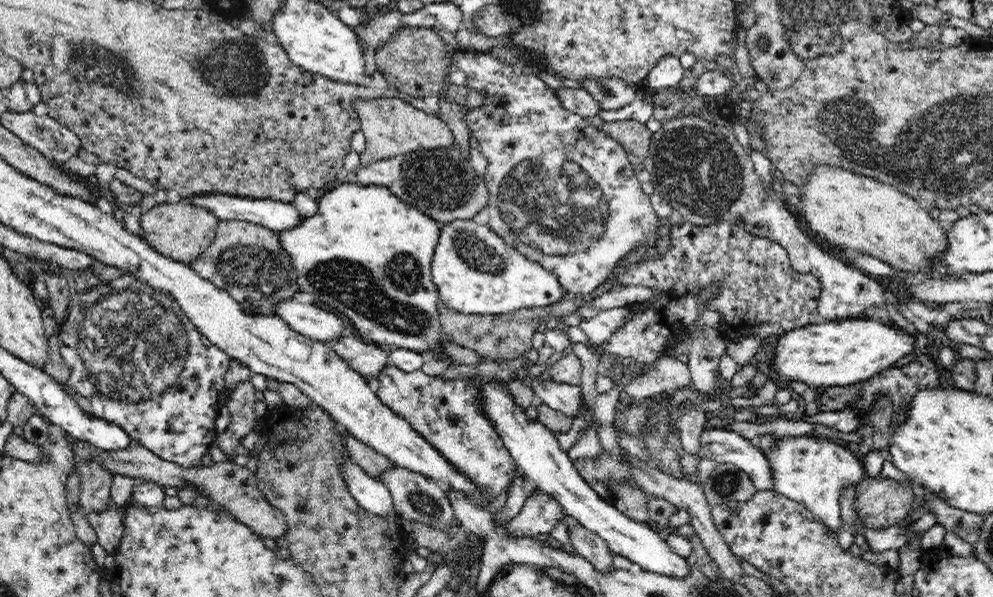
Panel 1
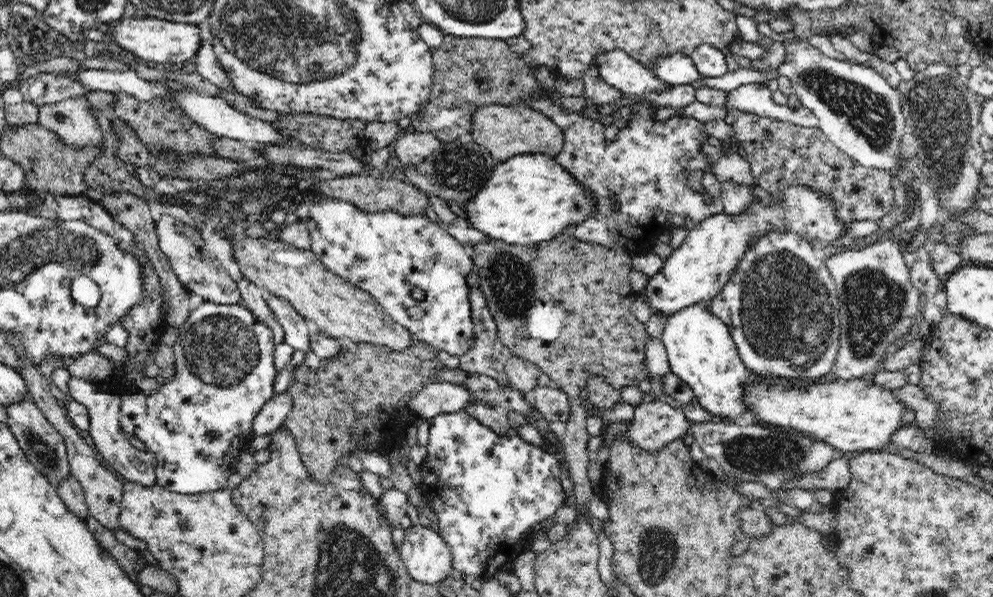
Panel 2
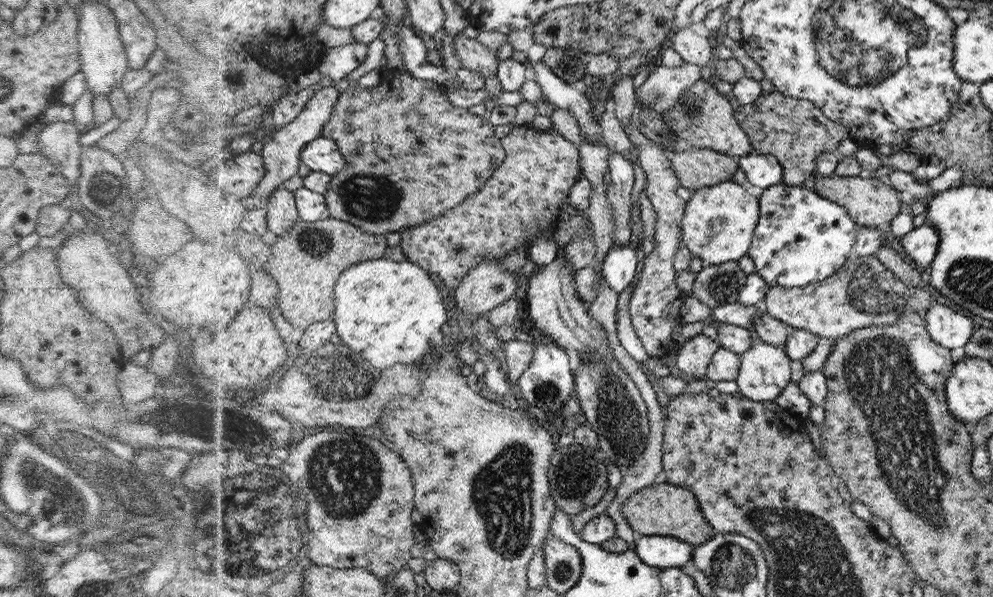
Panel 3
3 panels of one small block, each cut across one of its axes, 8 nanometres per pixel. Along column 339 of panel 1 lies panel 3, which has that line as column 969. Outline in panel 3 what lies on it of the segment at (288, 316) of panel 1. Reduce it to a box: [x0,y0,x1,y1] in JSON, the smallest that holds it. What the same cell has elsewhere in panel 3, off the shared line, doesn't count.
[924,304,974,350]

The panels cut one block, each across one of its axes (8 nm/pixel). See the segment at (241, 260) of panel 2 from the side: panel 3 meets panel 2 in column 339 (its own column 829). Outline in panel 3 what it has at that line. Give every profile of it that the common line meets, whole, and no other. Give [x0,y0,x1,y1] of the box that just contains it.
[764,255,935,339]

